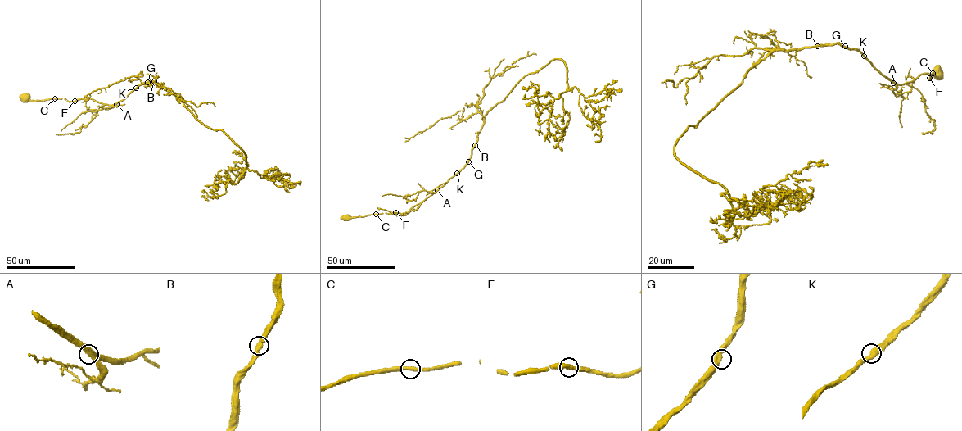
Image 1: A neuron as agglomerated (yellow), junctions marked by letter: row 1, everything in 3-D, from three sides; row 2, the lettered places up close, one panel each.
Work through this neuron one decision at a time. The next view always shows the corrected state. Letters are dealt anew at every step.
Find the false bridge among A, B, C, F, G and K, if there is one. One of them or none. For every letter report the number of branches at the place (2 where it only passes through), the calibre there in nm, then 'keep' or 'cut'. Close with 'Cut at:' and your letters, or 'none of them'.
A: branches 2; calibre 420 nm; keep
B: branches 2; calibre 400 nm; keep
C: branches 2; calibre 400 nm; keep
F: branches 2; calibre 400 nm; keep
G: branches 2; calibre 440 nm; keep
K: branches 2; calibre 420 nm; keep
Cut at: none of them

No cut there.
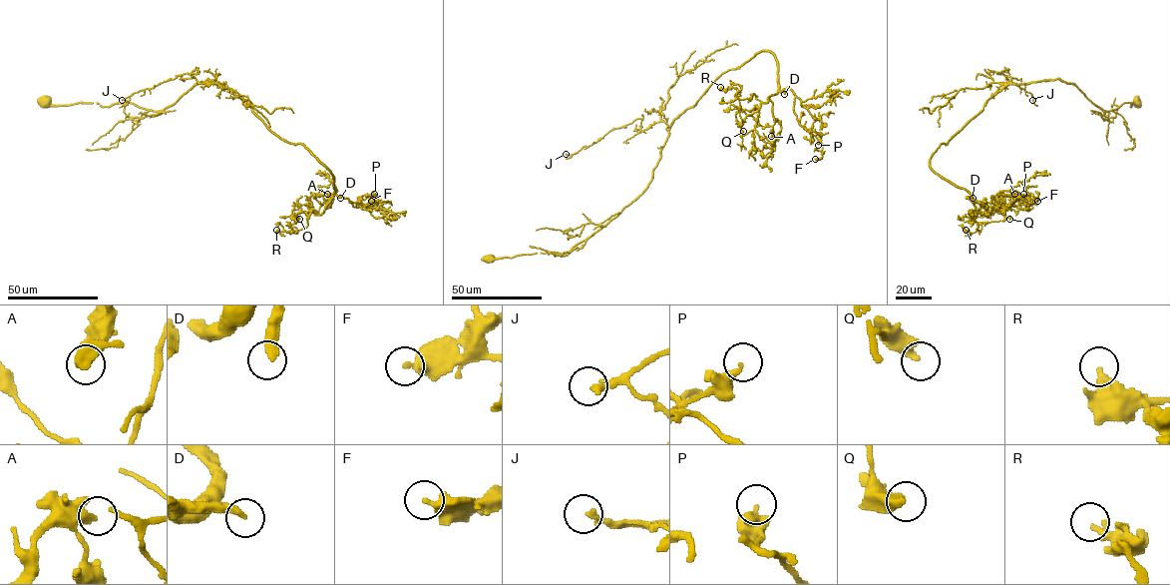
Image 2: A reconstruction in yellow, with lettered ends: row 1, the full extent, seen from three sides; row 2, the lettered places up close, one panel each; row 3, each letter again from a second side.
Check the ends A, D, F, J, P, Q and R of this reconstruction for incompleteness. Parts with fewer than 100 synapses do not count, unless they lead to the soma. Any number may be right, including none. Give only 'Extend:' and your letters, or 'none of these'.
Extend: D

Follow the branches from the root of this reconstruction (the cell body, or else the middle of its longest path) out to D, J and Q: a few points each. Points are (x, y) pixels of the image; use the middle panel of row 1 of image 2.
D: (490, 259), (566, 253), (606, 225), (650, 182), (673, 121), (721, 74), (757, 53), (774, 57), (784, 94)
J: (490, 259), (566, 253), (592, 236), (646, 187), (668, 127), (659, 121), (637, 132), (635, 119), (566, 154)
Q: (490, 259), (566, 253), (592, 236), (646, 187), (673, 121), (769, 51), (777, 92), (743, 131)

